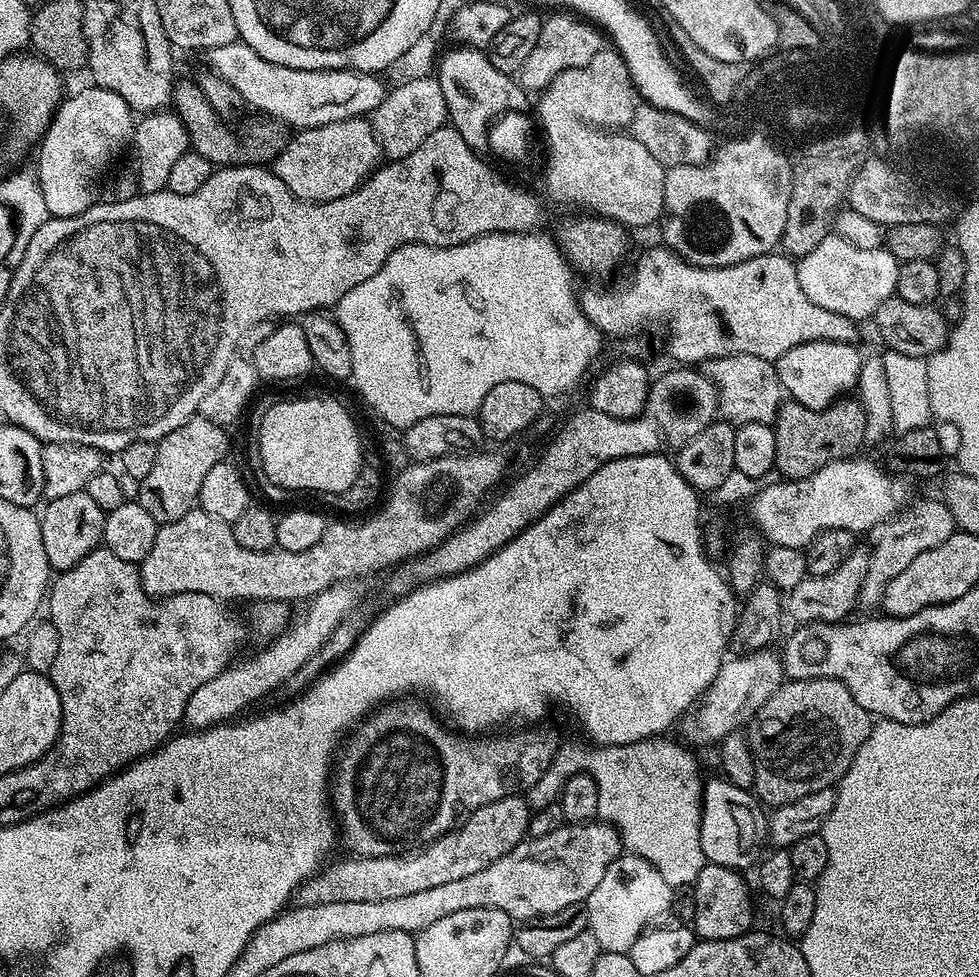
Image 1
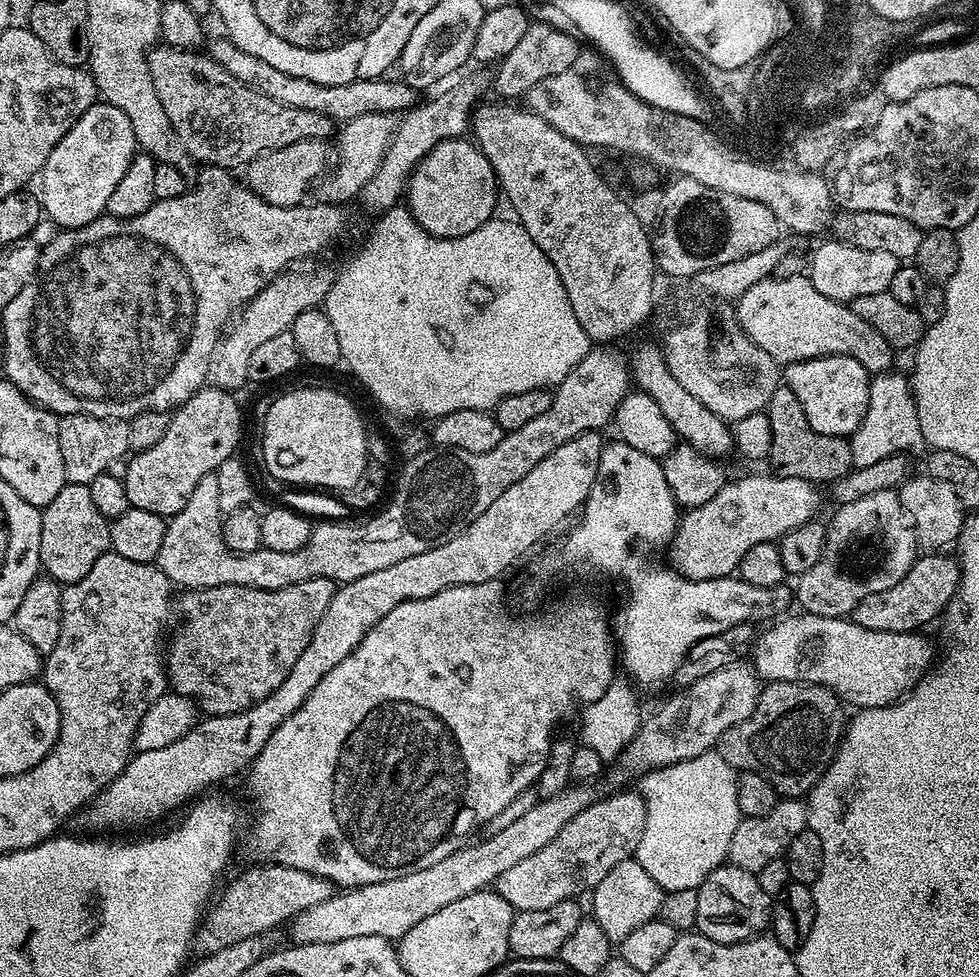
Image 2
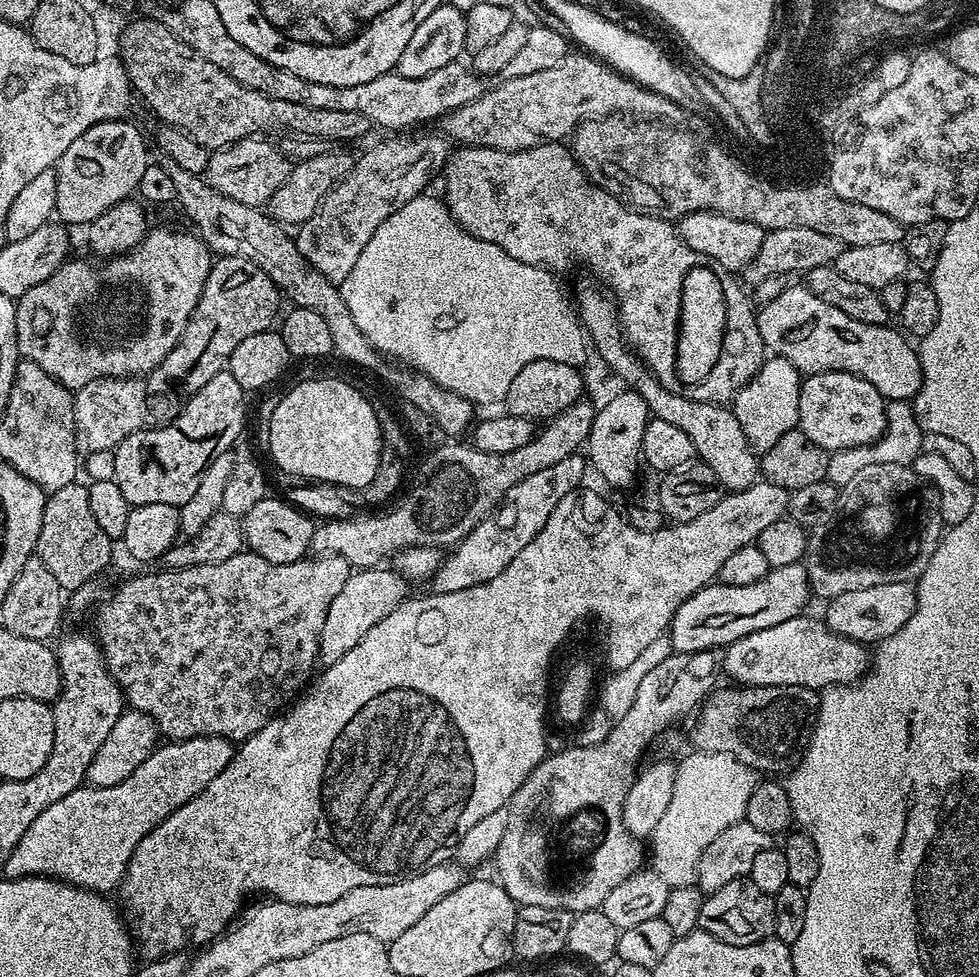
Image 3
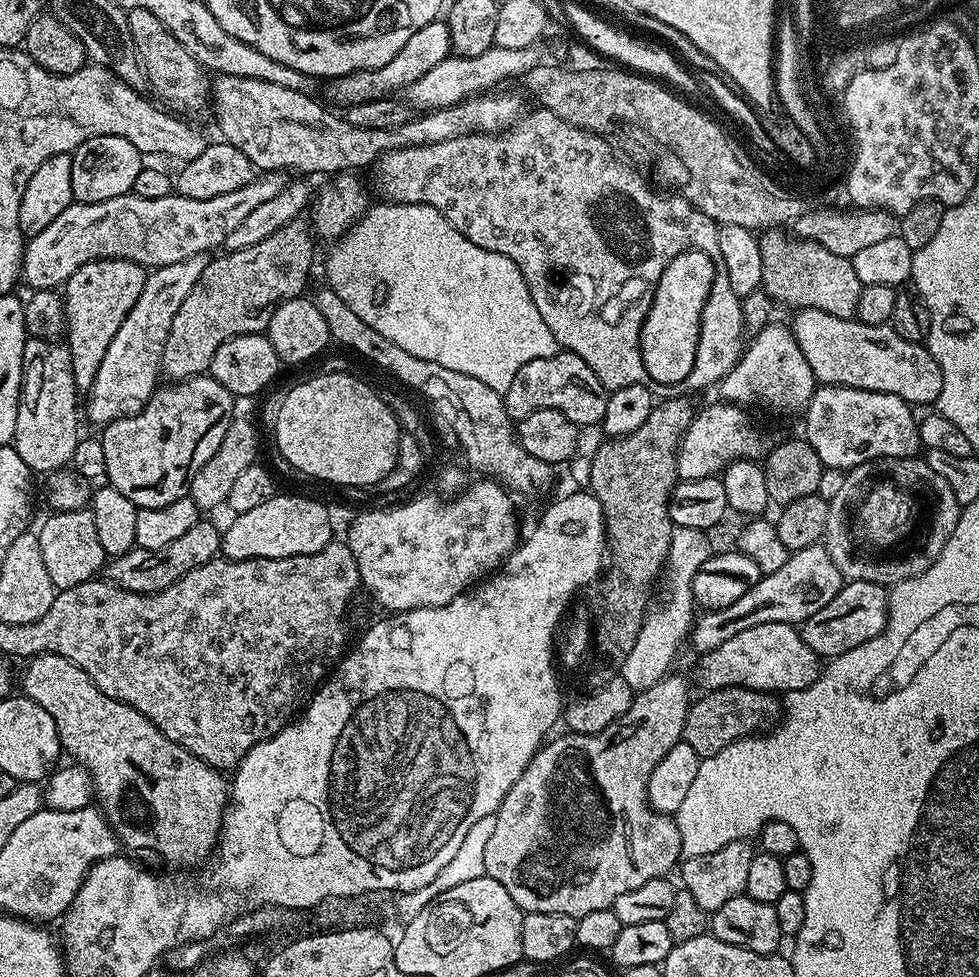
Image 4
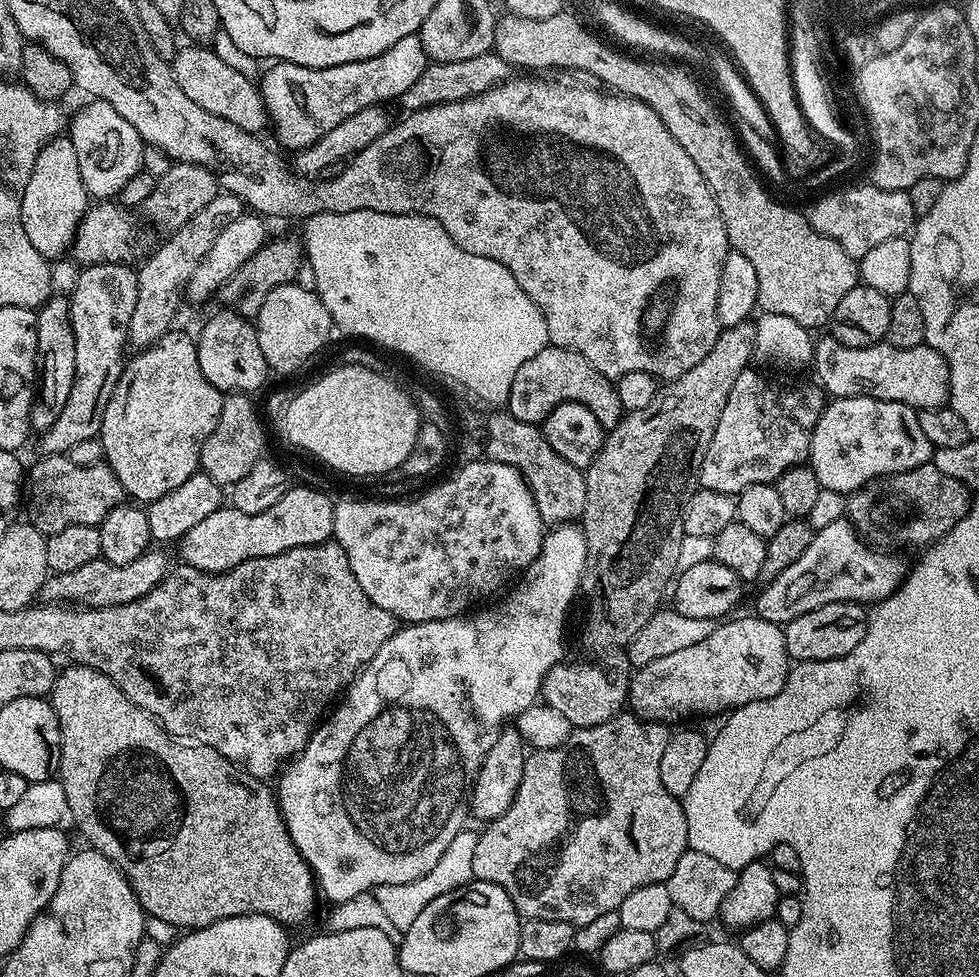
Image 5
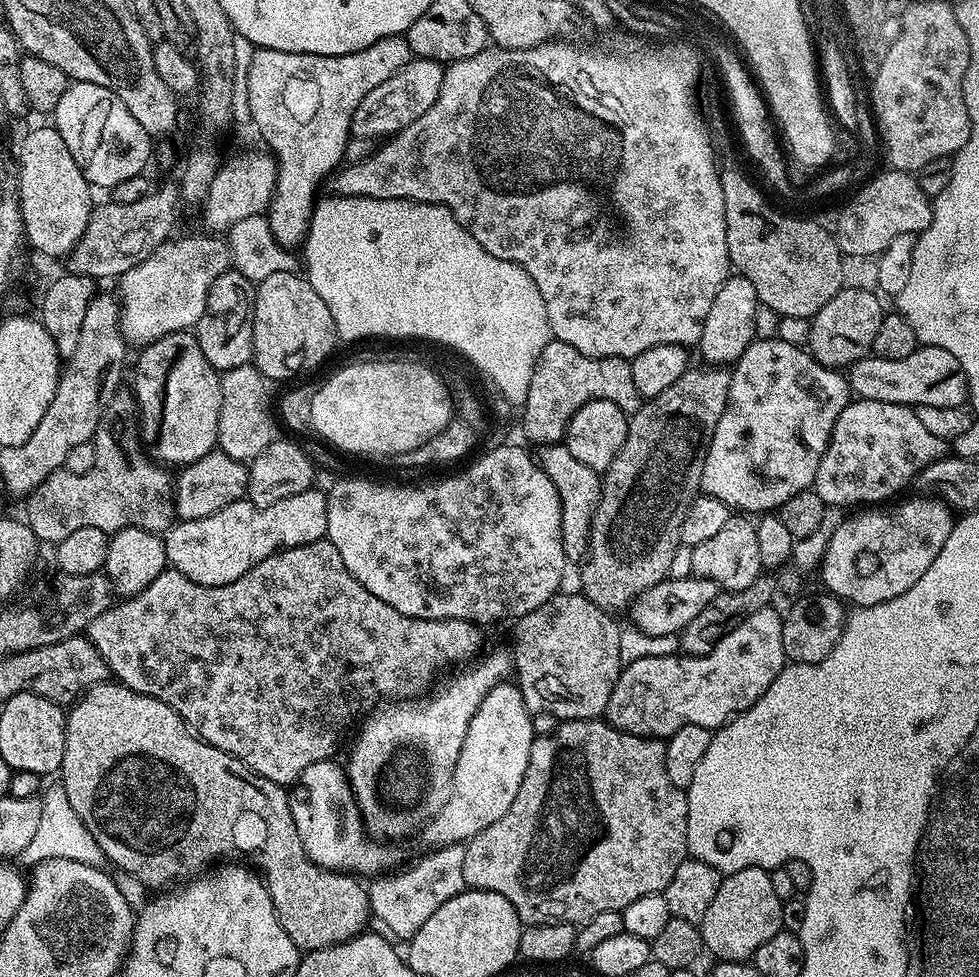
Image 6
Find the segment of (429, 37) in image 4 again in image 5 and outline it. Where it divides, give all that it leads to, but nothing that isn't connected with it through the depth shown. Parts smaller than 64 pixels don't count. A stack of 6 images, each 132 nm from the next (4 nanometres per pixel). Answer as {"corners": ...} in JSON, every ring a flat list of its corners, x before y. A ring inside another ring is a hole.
{"corners":[[414,35,394,42,394,46,390,46,390,50,382,50,382,54,378,54,374,58,346,62,342,66,307,68,297,64,276,62,269,67,272,69,265,74,264,81,262,79,259,81,258,87,264,105,268,108,271,127,273,129,276,127,276,140,281,144,279,147,299,150,318,142,318,138,322,138,322,134,326,134,326,130,334,130,334,126,338,126,338,122,346,122,346,118,350,118,350,114,358,114,358,110,366,110,375,104,387,105,389,103,387,100,399,101,400,96,406,94,406,90,410,90,410,86,414,86,414,82,418,82,418,78,422,78,428,63,430,61,426,50,422,50,420,37]]}

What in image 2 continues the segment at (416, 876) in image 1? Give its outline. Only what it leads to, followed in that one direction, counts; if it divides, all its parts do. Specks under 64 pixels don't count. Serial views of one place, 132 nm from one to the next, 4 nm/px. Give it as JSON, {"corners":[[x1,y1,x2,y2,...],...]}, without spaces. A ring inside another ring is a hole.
{"corners":[[261,863,256,867,260,868,246,869,224,893,221,891,220,901,218,896,203,917,200,927,196,929,196,939,190,945,197,957,218,954,218,950,226,950,234,946,234,942,263,937,263,932,279,924,287,925,293,916,302,914,302,910,310,910,310,906,318,906,334,895,334,886,330,881,321,876,306,874,306,870,294,870,285,864]]}

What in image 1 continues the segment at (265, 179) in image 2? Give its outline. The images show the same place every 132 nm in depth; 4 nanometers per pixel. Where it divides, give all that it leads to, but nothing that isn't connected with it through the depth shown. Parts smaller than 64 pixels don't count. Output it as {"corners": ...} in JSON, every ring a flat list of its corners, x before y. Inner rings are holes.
{"corners":[[351,116,349,120,330,122,326,126,299,129,293,136,296,137,293,140,291,137,275,153,274,171,297,200,325,204,327,200,337,200,355,192,382,160,380,137,368,118]]}

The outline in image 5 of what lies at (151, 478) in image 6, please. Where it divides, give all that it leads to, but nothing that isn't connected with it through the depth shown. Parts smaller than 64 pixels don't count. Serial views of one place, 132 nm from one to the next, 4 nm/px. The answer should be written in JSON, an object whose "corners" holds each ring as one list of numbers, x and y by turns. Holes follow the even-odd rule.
{"corners":[[48,454,26,472,27,523,33,524,46,538,66,530,66,526,95,524,104,521,106,514,125,503,126,493,114,470,101,462,90,466,78,466,70,462,66,454]]}

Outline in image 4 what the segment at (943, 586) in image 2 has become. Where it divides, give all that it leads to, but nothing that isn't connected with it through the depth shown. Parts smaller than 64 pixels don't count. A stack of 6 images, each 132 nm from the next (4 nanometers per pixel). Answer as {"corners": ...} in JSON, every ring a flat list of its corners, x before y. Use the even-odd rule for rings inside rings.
{"corners":[[848,580,818,614,810,614,810,618,803,620,799,634,816,656,831,658,846,654,846,650,854,650,854,646,862,646,862,642,884,632,888,621,888,593,889,589,883,584]]}

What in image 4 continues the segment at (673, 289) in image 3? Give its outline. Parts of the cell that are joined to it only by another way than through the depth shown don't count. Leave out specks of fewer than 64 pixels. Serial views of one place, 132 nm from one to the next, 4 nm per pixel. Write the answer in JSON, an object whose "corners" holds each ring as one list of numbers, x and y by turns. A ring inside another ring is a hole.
{"corners":[[540,106,540,107,537,107,537,109,538,109,538,110,537,110,537,112,532,112,532,113,530,113,530,112,531,112,531,111,529,111,529,112,528,112,528,113,527,113,527,115,525,115,525,116,524,116,524,117,523,117,523,118,521,118,521,119,519,119,519,120,517,120,517,121,516,121,516,123,515,123,515,124,513,124,513,125,512,125,512,127,511,127,511,128,509,128,509,129,508,129,508,131,506,131,506,132,497,132,497,133,495,133,495,134,493,134,493,133,491,133,491,132,475,132,475,133,474,133,474,134,466,134,466,135,465,135,465,136,459,136,459,137,458,137,458,138,450,138,450,139,449,139,449,140,443,140,443,141,442,141,442,142,434,142,434,143,433,143,433,144,423,144,423,145,422,145,422,146,410,146,410,147,409,147,409,148,403,148,403,149,402,149,402,150,390,150,390,151,389,151,389,152,387,152,387,153,386,153,386,154,382,154,382,155,381,155,381,156,380,156,380,157,379,157,379,158,377,158,377,160,376,160,376,163,375,163,375,164,373,164,373,165,371,165,371,168,370,168,370,173,371,173,371,172,372,172,372,184,373,184,373,185,372,185,372,184,371,184,371,187,372,187,372,188,373,188,373,189,374,189,374,192,375,192,375,188,374,188,374,187,376,187,376,192,377,192,377,194,378,194,378,195,380,195,380,196,377,196,377,197,379,197,379,199,380,199,380,200,381,200,381,201,384,201,384,202,391,202,391,203,393,203,393,204,425,204,425,205,426,205,426,206,434,206,434,207,435,207,435,208,438,208,438,209,441,209,441,210,446,210,446,215,447,215,447,217,448,217,448,221,449,221,449,222,451,222,451,223,452,223,452,225,453,225,453,226,454,226,454,230,458,230,458,231,459,231,459,232,460,232,460,233,461,233,461,234,462,234,462,235,463,235,463,236,465,236,465,237,466,237,466,238,470,238,470,242,474,242,474,246,482,246,482,250,494,250,494,251,495,251,495,252,497,252,497,253,498,253,498,254,506,254,506,258,510,258,510,259,511,259,511,260,512,260,512,261,513,261,513,262,515,262,515,264,516,264,516,265,517,265,517,266,518,266,518,270,522,270,522,278,526,278,526,286,527,286,527,287,528,287,528,289,529,289,529,290,530,290,530,298,534,298,534,306,538,306,538,314,542,314,542,322,546,322,546,326,550,326,550,334,554,334,554,338,555,338,555,339,556,339,556,343,557,343,557,345,559,345,559,347,560,347,560,348,561,348,561,349,563,349,563,351,566,351,566,352,572,352,572,353,573,353,573,354,574,354,574,355,575,355,575,356,577,356,577,357,578,357,578,358,582,358,582,362,586,362,586,366,590,366,590,370,594,370,594,374,595,374,595,375,596,375,596,377,597,377,597,378,598,378,598,382,602,382,602,386,603,386,603,387,604,387,604,389,606,389,606,390,615,390,615,389,617,389,617,388,621,388,621,387,622,387,622,386,634,386,634,385,635,385,635,384,636,384,636,383,638,383,638,381,639,381,639,380,644,380,644,371,646,371,646,370,647,370,647,368,640,368,640,356,636,356,636,344,637,344,637,342,638,342,638,341,640,341,640,339,642,339,642,333,643,333,643,332,644,332,644,319,645,319,645,318,646,318,646,314,647,314,647,313,648,313,648,312,649,312,649,310,651,310,651,308,652,308,652,307,654,307,654,301,655,301,655,300,652,300,652,299,654,299,654,298,655,298,655,296,656,296,656,283,658,283,658,282,659,282,659,280,660,280,660,279,661,279,661,280,662,280,662,281,663,281,663,280,664,280,664,279,665,279,665,276,666,276,666,273,667,273,667,271,668,271,668,269,669,269,669,268,671,268,671,267,673,267,673,265,675,265,675,264,676,264,676,263,677,263,677,261,679,261,679,260,676,260,676,259,678,259,678,258,679,258,679,256,696,256,696,257,697,257,697,258,698,258,698,259,700,259,700,260,697,260,697,261,700,261,700,262,701,262,701,263,704,263,704,264,720,264,720,262,721,262,721,260,722,260,722,250,721,250,721,248,719,248,719,246,718,246,718,226,717,226,717,225,716,225,716,223,714,223,714,222,713,222,713,221,712,221,712,219,710,219,710,217,708,217,708,216,707,216,707,215,706,215,706,214,702,214,702,213,701,213,701,212,699,212,699,210,698,210,698,209,696,209,696,208,693,208,693,206,692,206,692,203,691,203,691,202,689,202,689,200,685,200,685,199,684,199,684,197,683,197,683,196,681,196,681,195,679,195,679,194,672,194,672,195,673,195,673,196,663,196,663,194,662,194,662,193,660,193,660,192,655,192,655,190,654,190,654,189,652,189,652,188,651,188,651,186,650,186,650,185,648,185,648,184,647,184,647,182,646,182,646,181,644,181,644,180,643,180,643,178,642,178,642,177,640,177,640,176,639,176,639,174,638,174,638,173,636,173,636,172,635,172,635,170,634,170,634,169,632,169,632,168,631,168,631,166,630,166,630,165,628,165,628,164,627,164,627,162,626,162,626,161,624,161,624,160,619,160,619,158,618,158,618,157,616,157,616,156,615,156,615,154,614,154,614,153,612,153,612,148,611,148,611,146,610,146,610,145,608,145,608,144,611,144,611,143,609,143,609,141,608,141,608,140,607,140,607,139,605,139,605,137,603,137,603,136,597,136,597,135,596,135,596,133,594,133,594,132,588,132,588,131,586,131,586,130,585,130,585,129,584,129,584,128,579,128,579,127,578,127,578,126,574,126,574,125,573,125,573,124,571,124,571,123,570,123,570,122,566,122,566,121,565,121,565,120,563,120,563,119,562,119,562,118,558,118,558,114,554,114,554,113,553,113,553,112,552,112,552,110,551,110,551,108,546,108,546,107,543,107,543,106]]}

